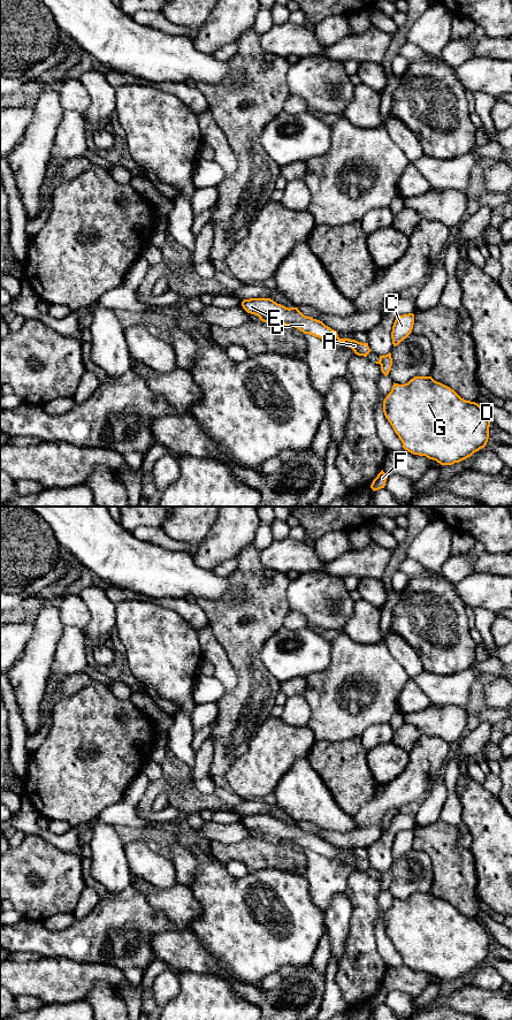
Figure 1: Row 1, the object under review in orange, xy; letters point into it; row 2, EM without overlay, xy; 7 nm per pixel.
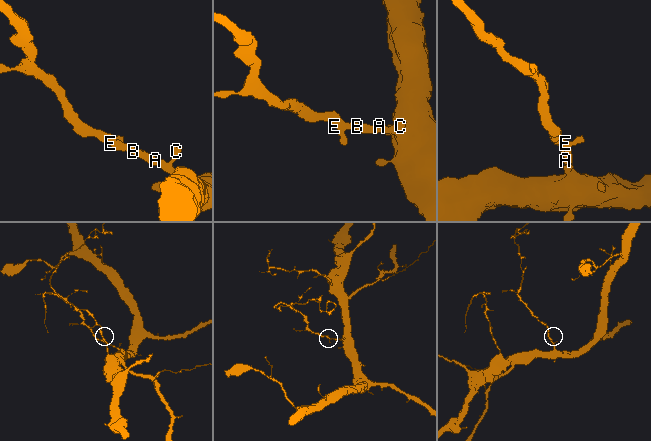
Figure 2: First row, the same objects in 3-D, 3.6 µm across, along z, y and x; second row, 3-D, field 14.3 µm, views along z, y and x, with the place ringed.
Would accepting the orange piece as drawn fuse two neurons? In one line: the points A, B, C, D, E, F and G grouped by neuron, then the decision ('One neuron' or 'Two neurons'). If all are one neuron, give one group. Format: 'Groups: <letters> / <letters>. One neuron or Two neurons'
Groups: A B C D E F G. One neuron

